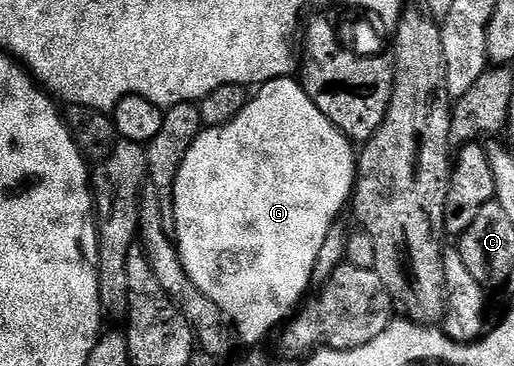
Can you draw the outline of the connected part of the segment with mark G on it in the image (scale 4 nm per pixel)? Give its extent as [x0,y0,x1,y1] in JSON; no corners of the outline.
[173,76,357,346]

